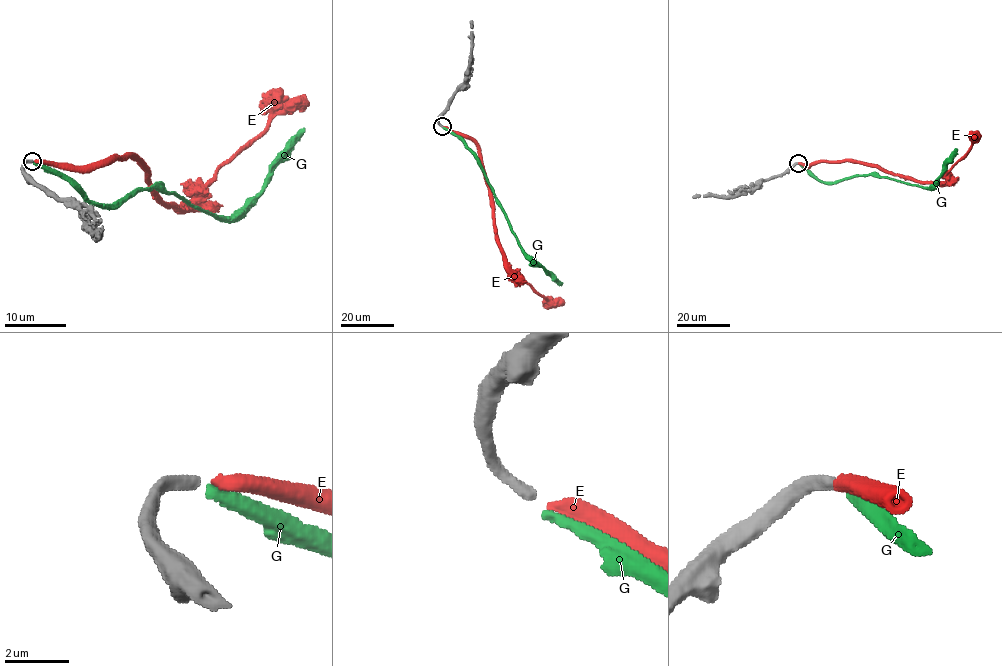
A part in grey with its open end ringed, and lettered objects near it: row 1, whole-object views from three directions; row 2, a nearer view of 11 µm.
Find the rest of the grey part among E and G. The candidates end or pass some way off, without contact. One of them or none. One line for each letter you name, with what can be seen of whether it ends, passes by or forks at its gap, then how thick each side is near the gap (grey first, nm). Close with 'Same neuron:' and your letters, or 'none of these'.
G: it ends; calibres 360 and 360 nm
Same neuron: G

